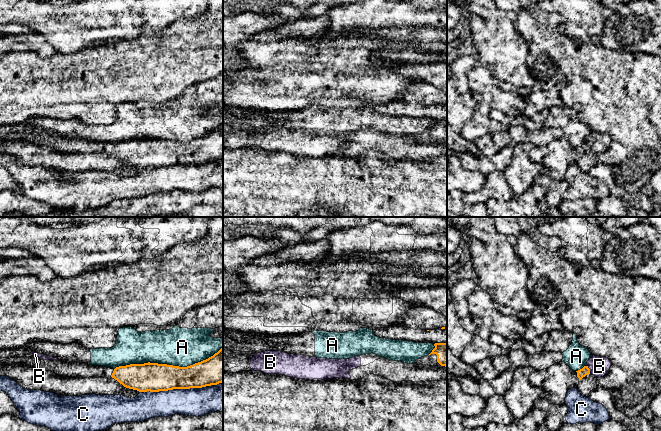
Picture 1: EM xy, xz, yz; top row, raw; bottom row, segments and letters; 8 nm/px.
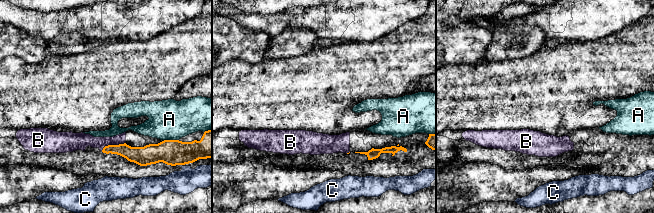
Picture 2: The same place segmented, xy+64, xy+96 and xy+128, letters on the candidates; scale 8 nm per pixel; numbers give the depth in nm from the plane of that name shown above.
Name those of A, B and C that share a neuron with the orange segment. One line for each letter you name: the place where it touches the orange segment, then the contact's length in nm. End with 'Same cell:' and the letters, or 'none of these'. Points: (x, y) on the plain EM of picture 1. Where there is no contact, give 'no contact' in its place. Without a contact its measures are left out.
Same cell: none of these

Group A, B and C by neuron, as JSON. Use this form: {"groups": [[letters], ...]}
{"groups": [["A"], ["B"], ["C"]]}

